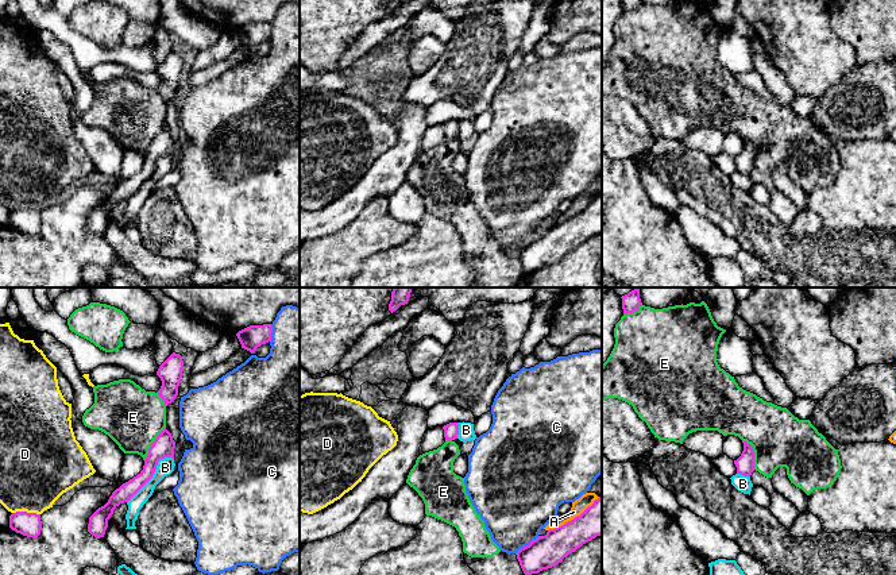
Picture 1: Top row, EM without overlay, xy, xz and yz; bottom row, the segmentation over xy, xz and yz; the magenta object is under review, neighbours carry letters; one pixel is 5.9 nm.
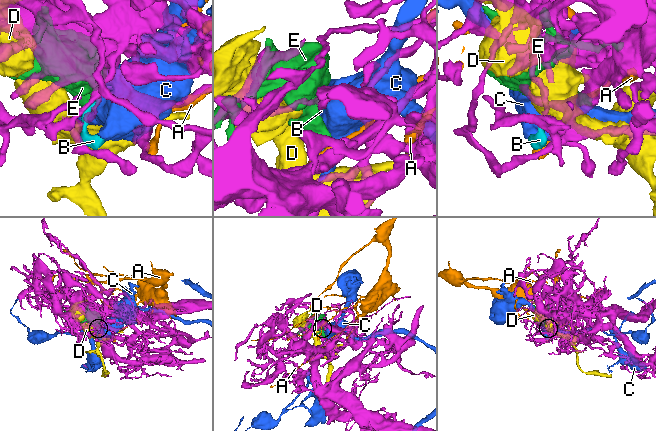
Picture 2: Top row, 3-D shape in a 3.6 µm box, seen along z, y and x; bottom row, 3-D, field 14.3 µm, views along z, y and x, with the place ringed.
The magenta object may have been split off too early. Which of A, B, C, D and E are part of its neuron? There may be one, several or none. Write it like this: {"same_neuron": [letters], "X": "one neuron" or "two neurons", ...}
{"same_neuron": ["B"], "A": "two neurons", "B": "one neuron", "C": "two neurons", "D": "two neurons", "E": "two neurons"}

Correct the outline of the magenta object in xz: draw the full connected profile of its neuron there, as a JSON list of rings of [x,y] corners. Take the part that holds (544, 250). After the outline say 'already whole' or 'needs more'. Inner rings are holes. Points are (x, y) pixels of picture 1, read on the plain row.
[[[602,194],[580,213],[549,227],[545,234],[538,234],[515,252],[525,274],[538,271],[561,261],[564,255],[596,234],[602,234]]] | already whole

